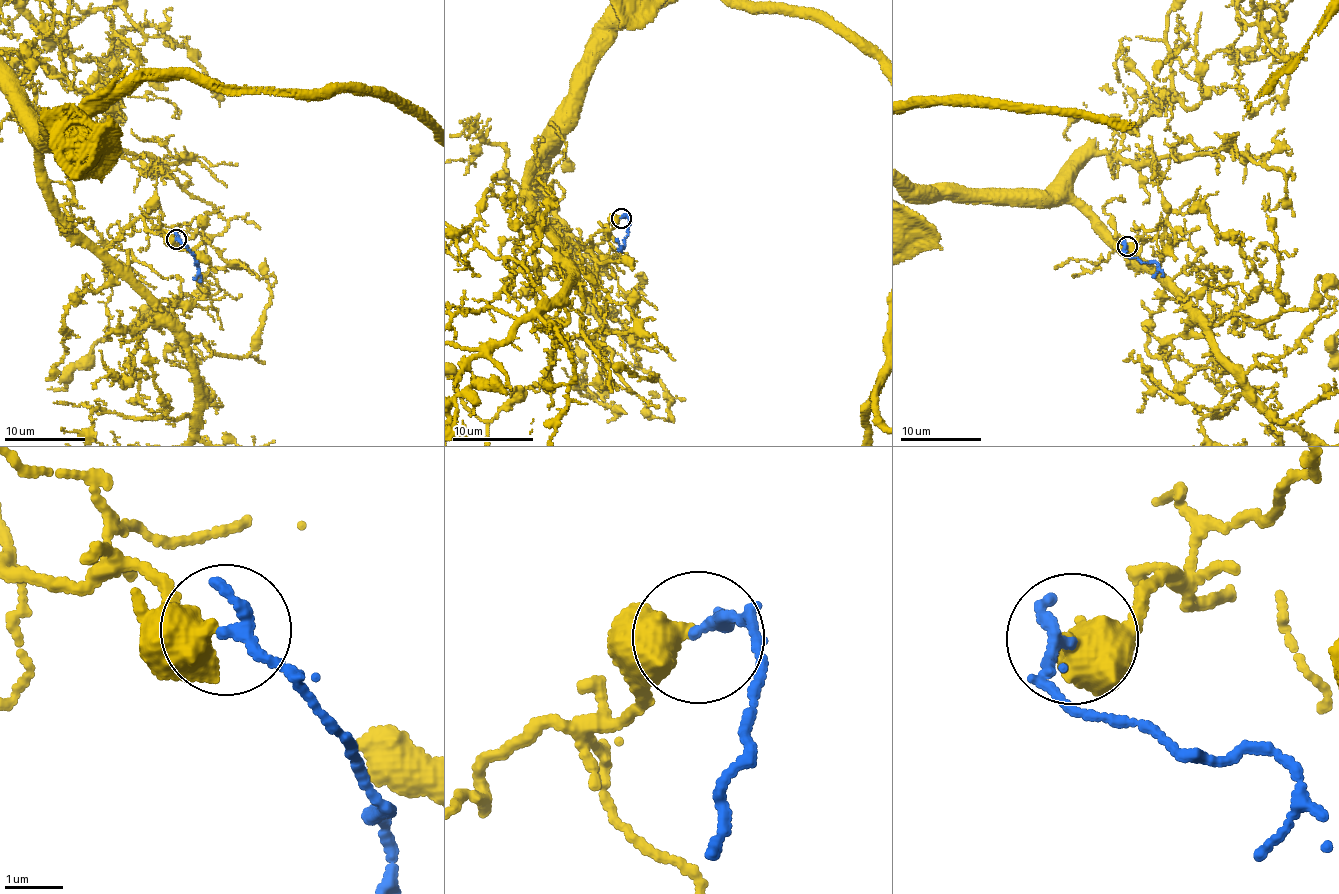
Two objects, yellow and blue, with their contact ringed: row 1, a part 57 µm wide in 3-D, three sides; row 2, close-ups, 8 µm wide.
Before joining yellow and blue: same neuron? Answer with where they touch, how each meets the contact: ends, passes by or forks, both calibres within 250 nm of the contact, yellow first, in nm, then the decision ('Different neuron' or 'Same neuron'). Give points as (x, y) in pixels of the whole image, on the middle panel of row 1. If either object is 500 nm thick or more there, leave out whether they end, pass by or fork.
Place: (621, 218). Thickness 600 nm (yellow) against 160 nm. Different neuron

